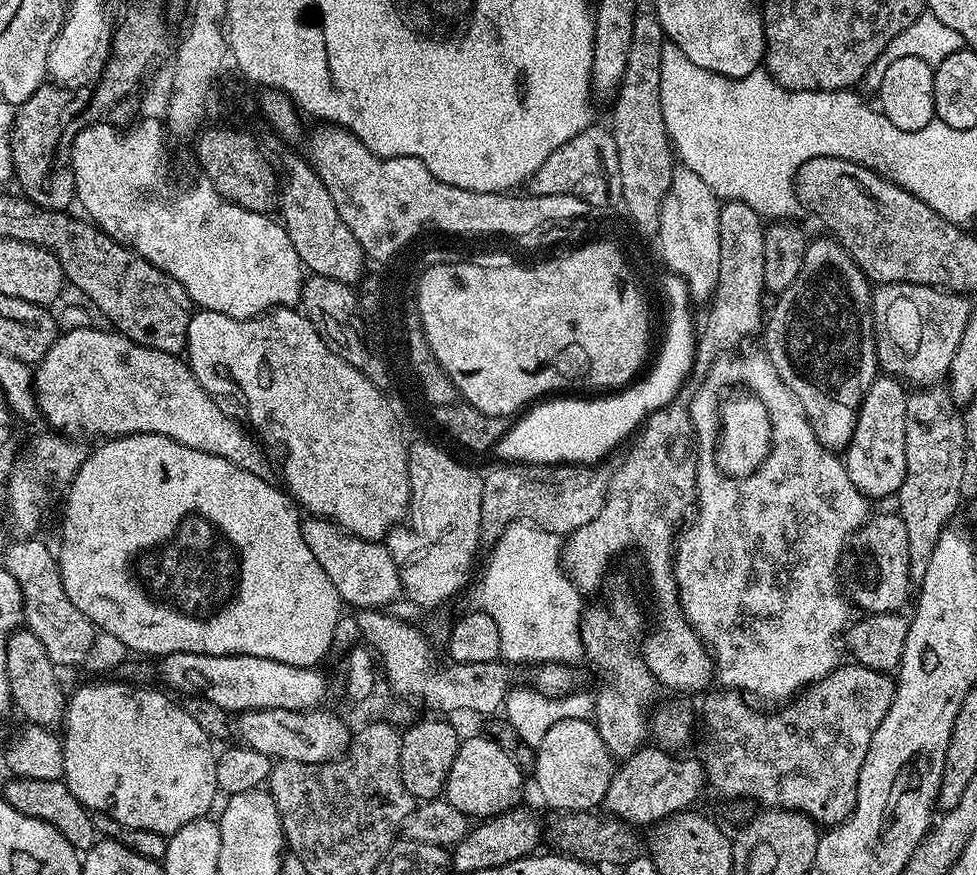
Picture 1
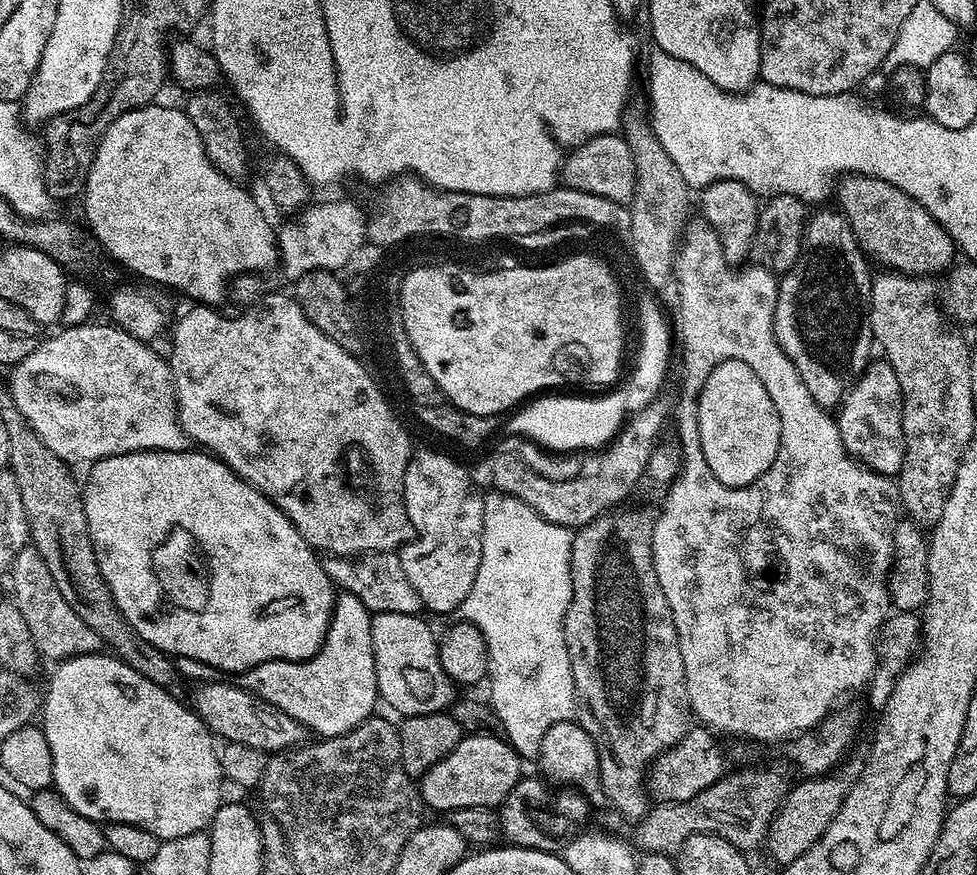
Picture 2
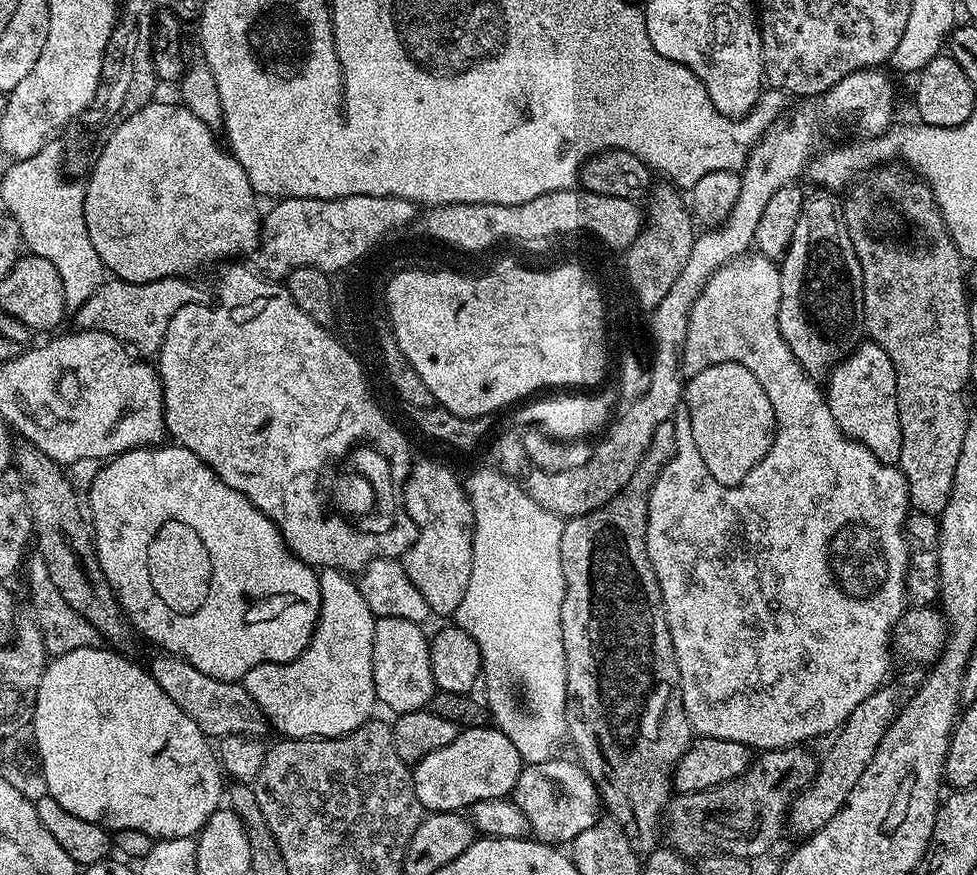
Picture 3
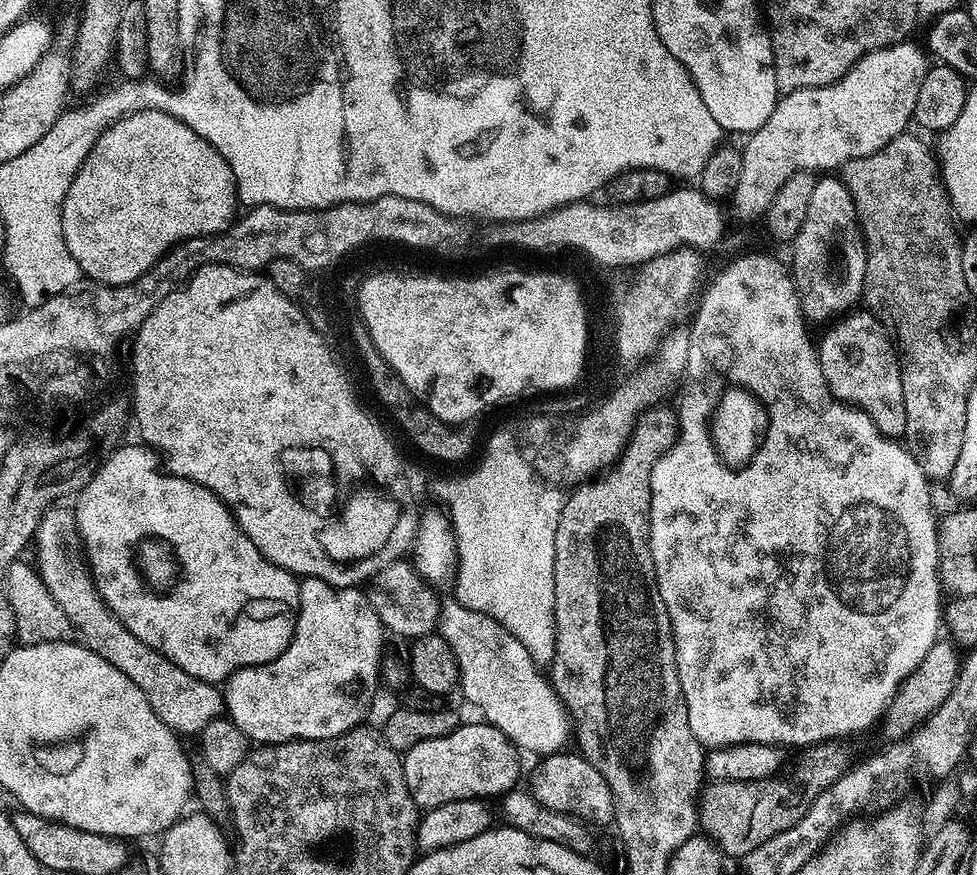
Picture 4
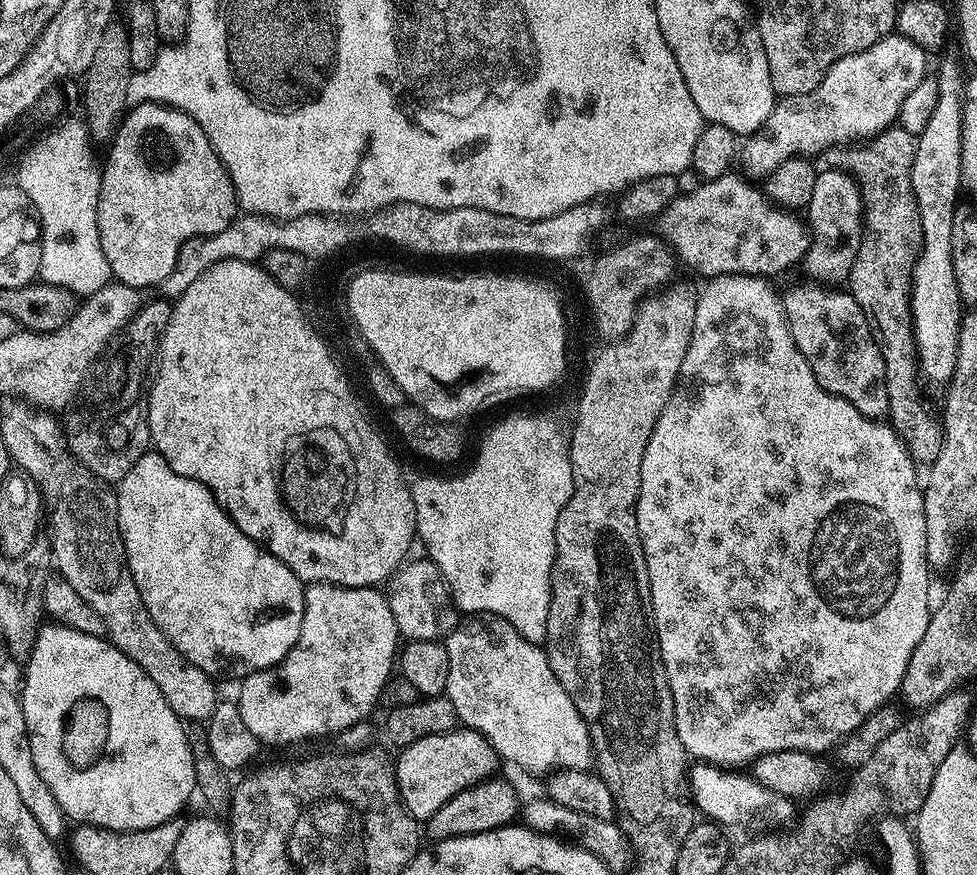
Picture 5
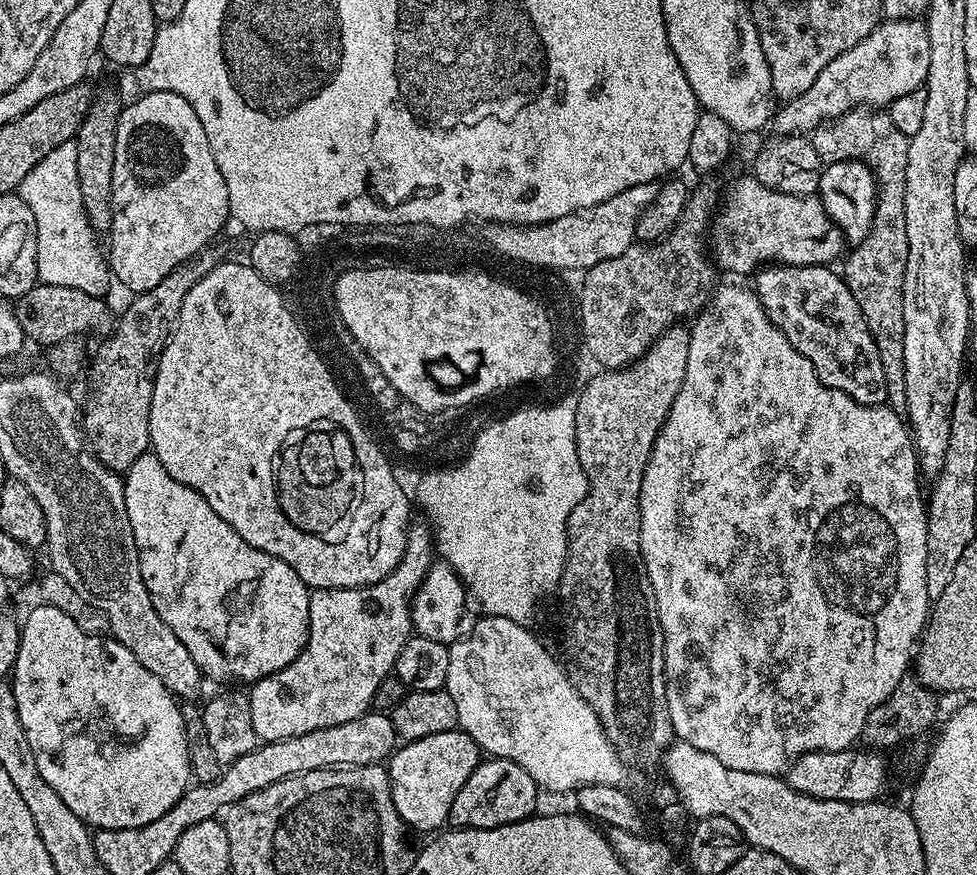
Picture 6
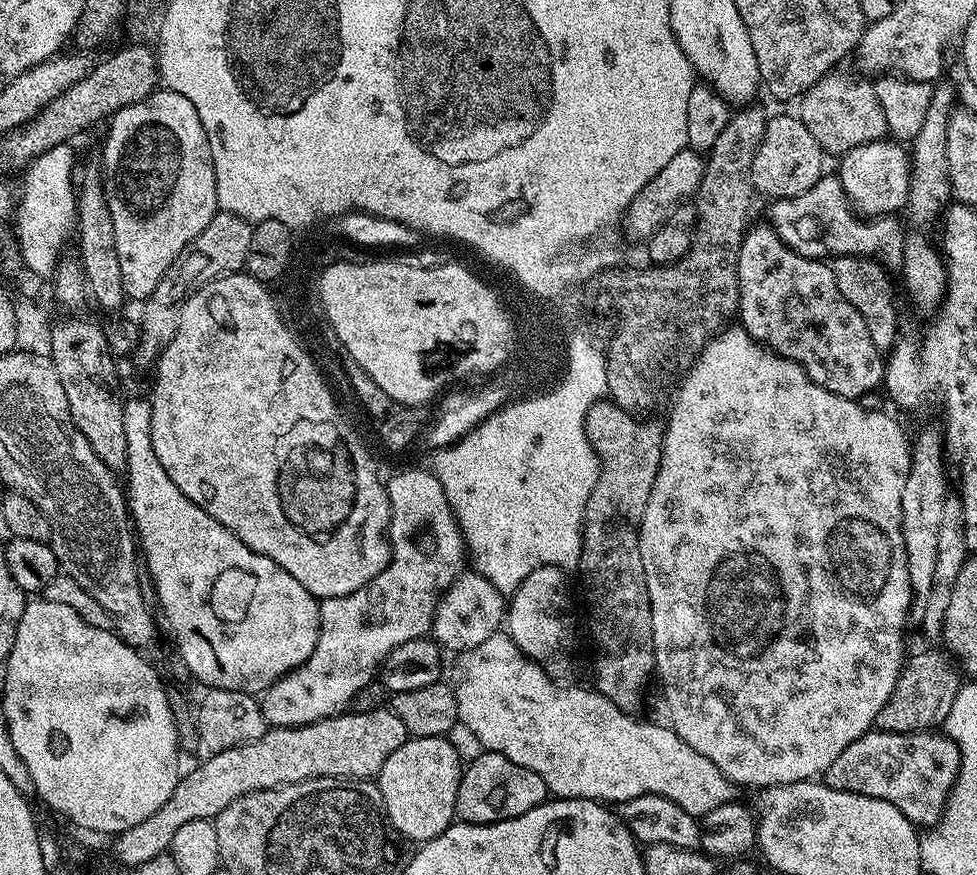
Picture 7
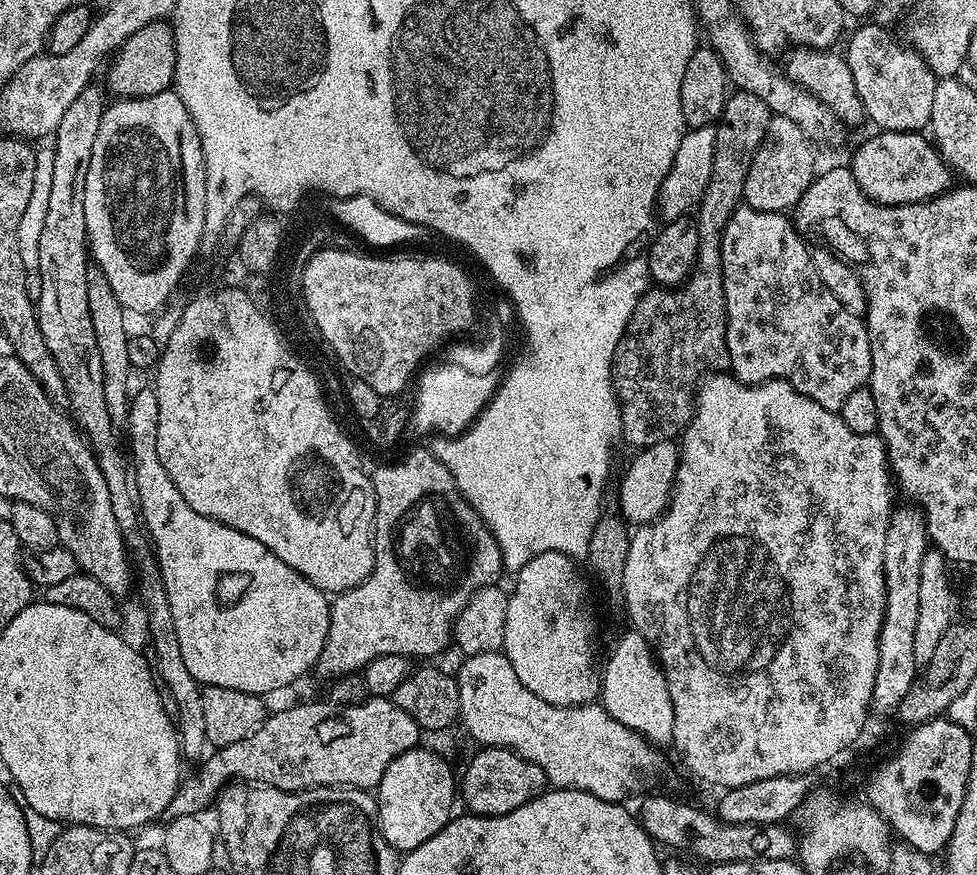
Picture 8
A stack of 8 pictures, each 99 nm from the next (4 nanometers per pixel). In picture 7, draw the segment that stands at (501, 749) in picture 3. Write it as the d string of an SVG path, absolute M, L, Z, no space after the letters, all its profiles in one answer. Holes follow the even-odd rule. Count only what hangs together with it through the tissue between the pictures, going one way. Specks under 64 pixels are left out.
M414 736L386 762L378 777L387 823L401 837L423 842L438 838L457 819L456 799L460 785L460 752L448 736Z

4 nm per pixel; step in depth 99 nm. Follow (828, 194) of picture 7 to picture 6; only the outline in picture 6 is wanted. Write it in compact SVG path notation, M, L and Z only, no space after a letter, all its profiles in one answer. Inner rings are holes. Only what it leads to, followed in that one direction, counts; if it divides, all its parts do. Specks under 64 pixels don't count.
M752 174L738 177L729 186L728 193L725 196L723 193L722 203L710 225L711 259L721 273L733 272L736 278L744 278L740 276L775 263L828 266L833 263L831 260L841 259L845 248L840 227L826 214L819 195L795 196L775 192L762 186Z

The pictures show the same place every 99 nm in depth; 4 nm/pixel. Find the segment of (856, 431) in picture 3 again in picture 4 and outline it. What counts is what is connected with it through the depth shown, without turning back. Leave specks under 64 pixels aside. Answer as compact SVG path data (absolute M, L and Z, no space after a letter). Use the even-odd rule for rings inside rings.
M859 311L837 319L831 325L833 328L818 340L822 378L833 399L859 409L871 420L878 433L892 438L901 427L904 408L894 383L894 356L890 351L890 340L871 312Z

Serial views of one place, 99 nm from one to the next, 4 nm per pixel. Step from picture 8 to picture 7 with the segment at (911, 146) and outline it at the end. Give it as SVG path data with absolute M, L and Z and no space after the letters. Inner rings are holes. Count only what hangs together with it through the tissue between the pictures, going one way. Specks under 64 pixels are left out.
M892 138L866 142L843 153L839 160L838 175L842 190L848 195L848 201L859 215L865 218L879 218L899 213L899 208L901 211L907 205L912 165L909 149L903 143Z

